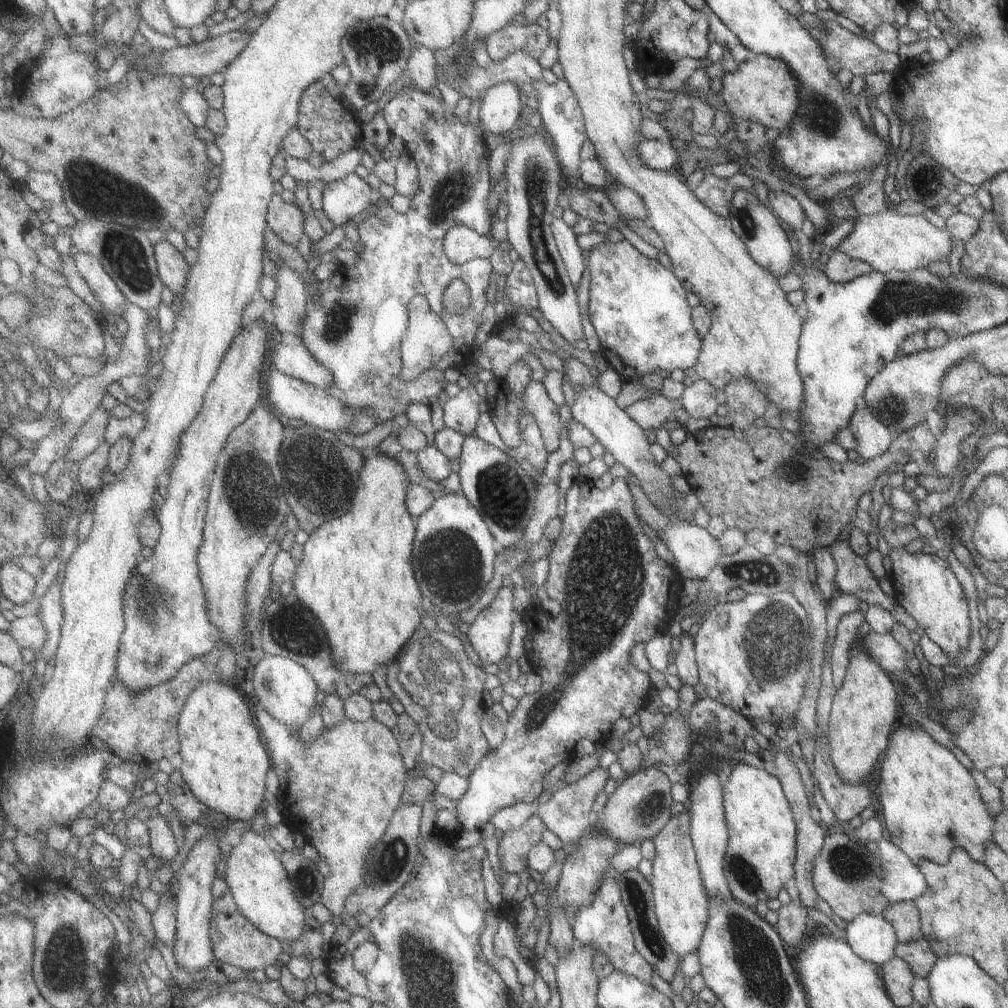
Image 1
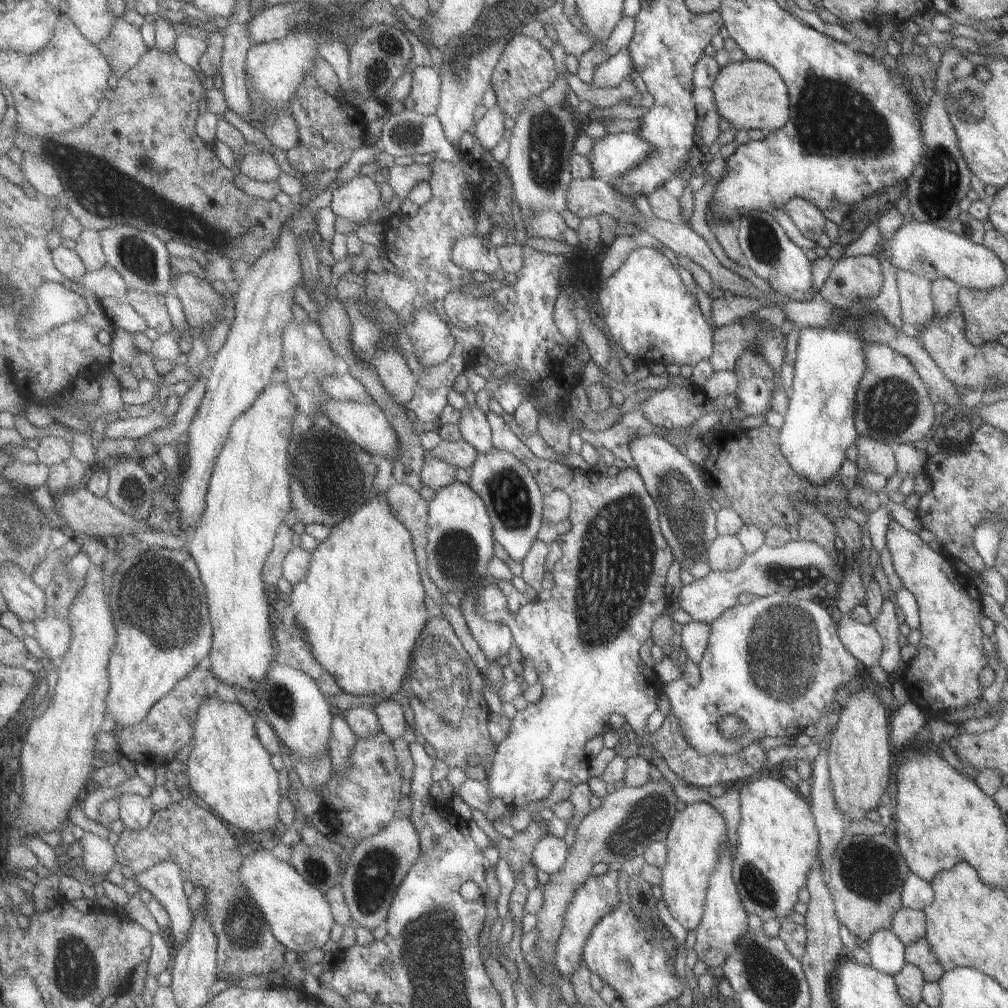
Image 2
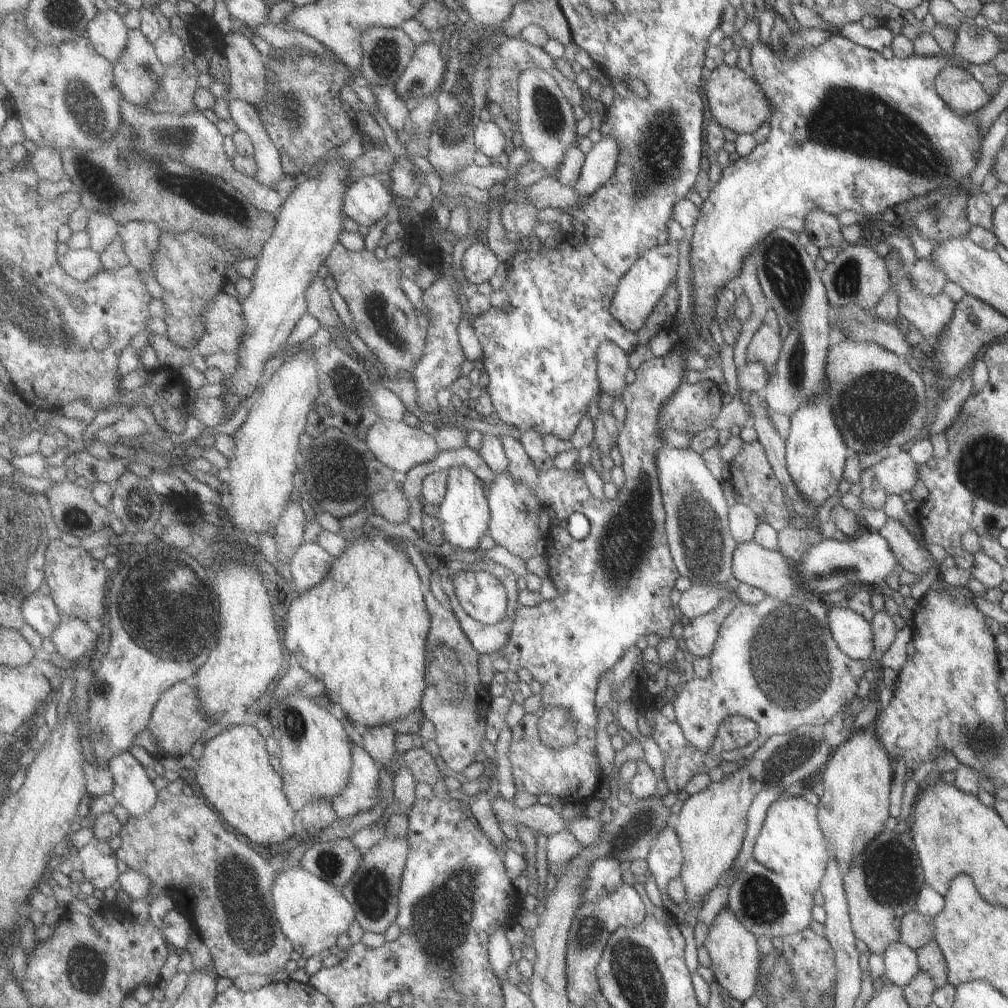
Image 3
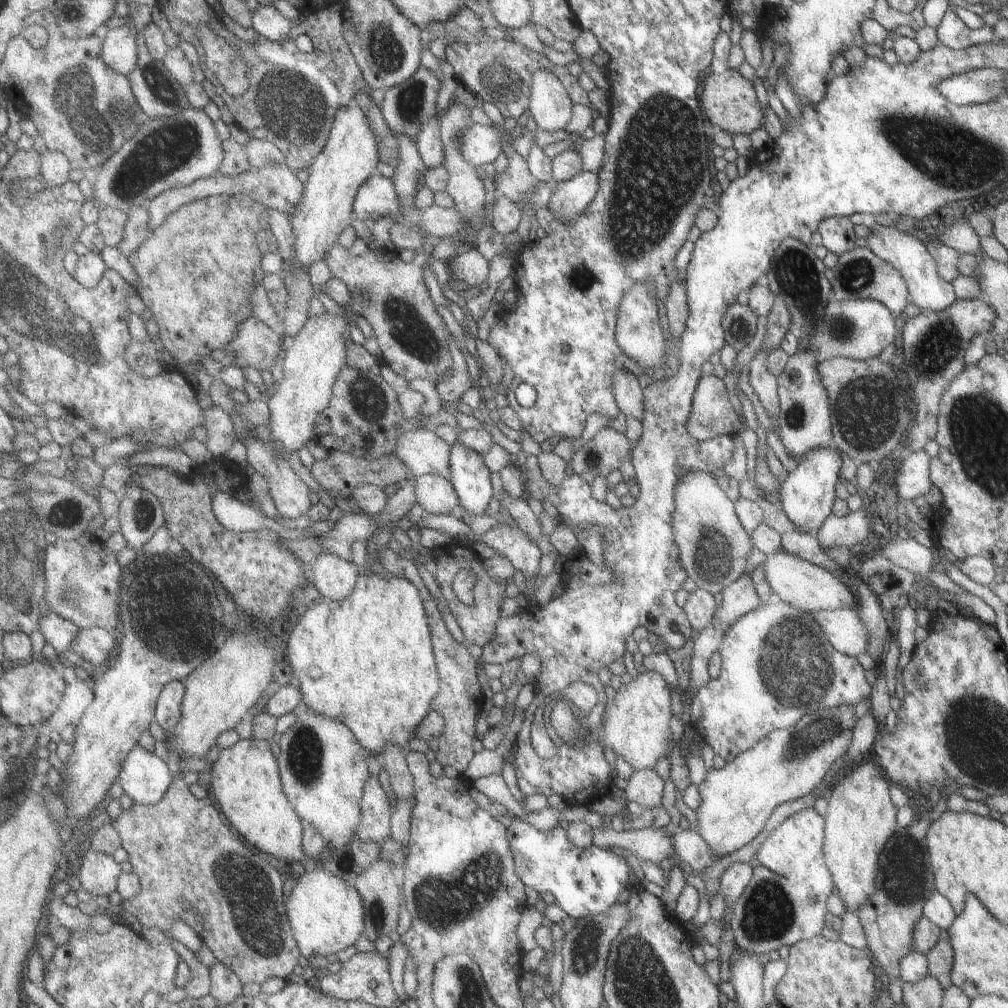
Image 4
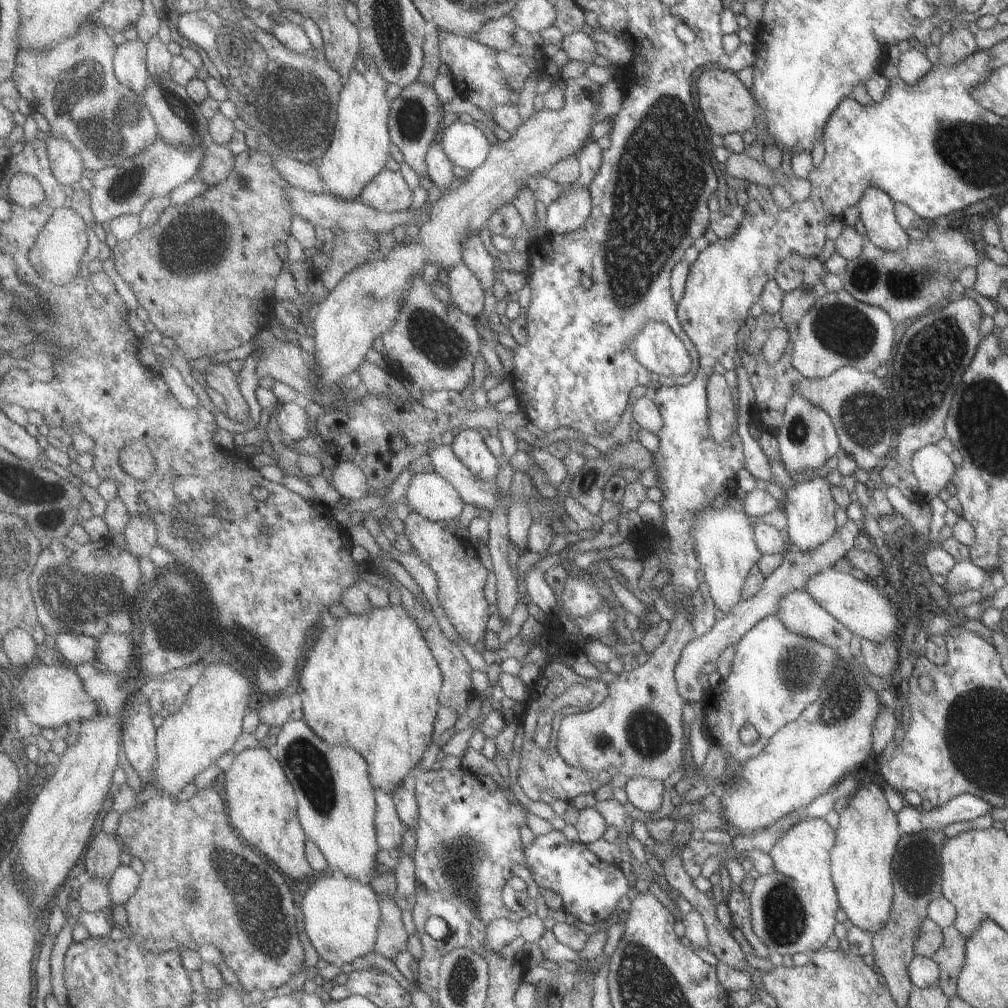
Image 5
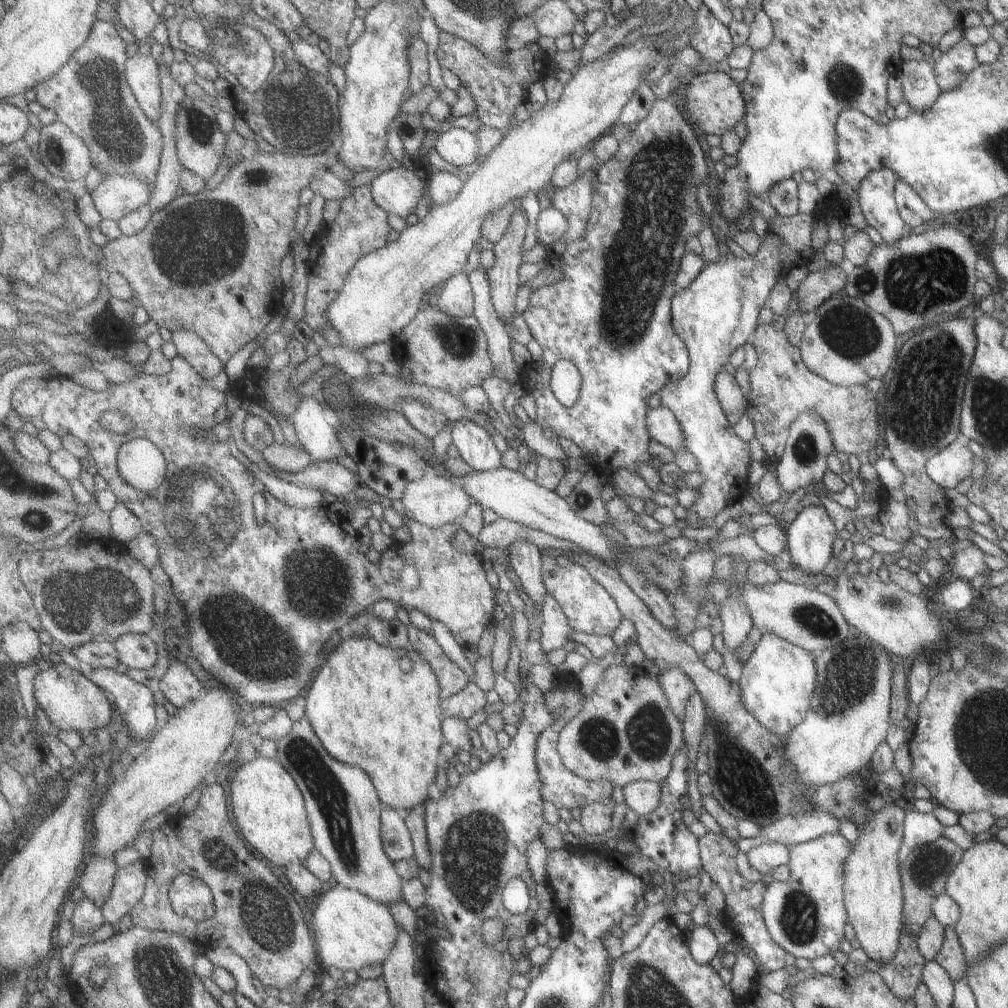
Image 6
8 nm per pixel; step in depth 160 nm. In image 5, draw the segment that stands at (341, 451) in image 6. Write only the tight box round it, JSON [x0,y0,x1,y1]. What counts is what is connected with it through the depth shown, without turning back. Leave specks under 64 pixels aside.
[277,401,313,442]

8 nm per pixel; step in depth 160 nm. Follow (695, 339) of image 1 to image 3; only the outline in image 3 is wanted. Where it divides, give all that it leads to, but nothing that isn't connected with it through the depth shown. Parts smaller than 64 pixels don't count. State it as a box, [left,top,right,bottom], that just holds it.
[610,240,679,335]

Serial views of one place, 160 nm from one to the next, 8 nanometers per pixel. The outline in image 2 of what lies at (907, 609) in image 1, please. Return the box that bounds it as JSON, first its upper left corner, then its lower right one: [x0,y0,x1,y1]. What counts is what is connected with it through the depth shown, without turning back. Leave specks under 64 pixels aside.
[884,519,987,712]

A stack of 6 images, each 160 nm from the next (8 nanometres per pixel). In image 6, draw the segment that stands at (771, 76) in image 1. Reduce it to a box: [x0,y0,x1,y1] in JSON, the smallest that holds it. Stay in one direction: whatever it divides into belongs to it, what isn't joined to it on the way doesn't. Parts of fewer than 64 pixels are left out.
[681,69,744,136]

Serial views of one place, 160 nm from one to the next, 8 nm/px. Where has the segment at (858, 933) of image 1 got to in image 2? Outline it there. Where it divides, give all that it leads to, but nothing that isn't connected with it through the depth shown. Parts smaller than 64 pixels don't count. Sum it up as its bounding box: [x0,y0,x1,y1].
[863,929,905,977]

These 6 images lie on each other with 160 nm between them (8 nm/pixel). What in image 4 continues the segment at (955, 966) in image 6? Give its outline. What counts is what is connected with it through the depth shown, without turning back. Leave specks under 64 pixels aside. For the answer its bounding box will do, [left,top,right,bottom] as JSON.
[924,929,952,990]

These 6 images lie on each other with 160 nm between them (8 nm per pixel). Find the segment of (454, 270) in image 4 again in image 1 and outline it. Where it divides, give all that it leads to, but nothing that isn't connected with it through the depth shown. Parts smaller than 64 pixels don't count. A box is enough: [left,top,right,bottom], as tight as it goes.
[444,225,498,265]

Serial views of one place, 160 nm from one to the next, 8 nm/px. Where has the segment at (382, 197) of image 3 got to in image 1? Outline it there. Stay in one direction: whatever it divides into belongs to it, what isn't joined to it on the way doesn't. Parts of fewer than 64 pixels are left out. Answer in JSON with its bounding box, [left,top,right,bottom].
[322,172,381,226]

